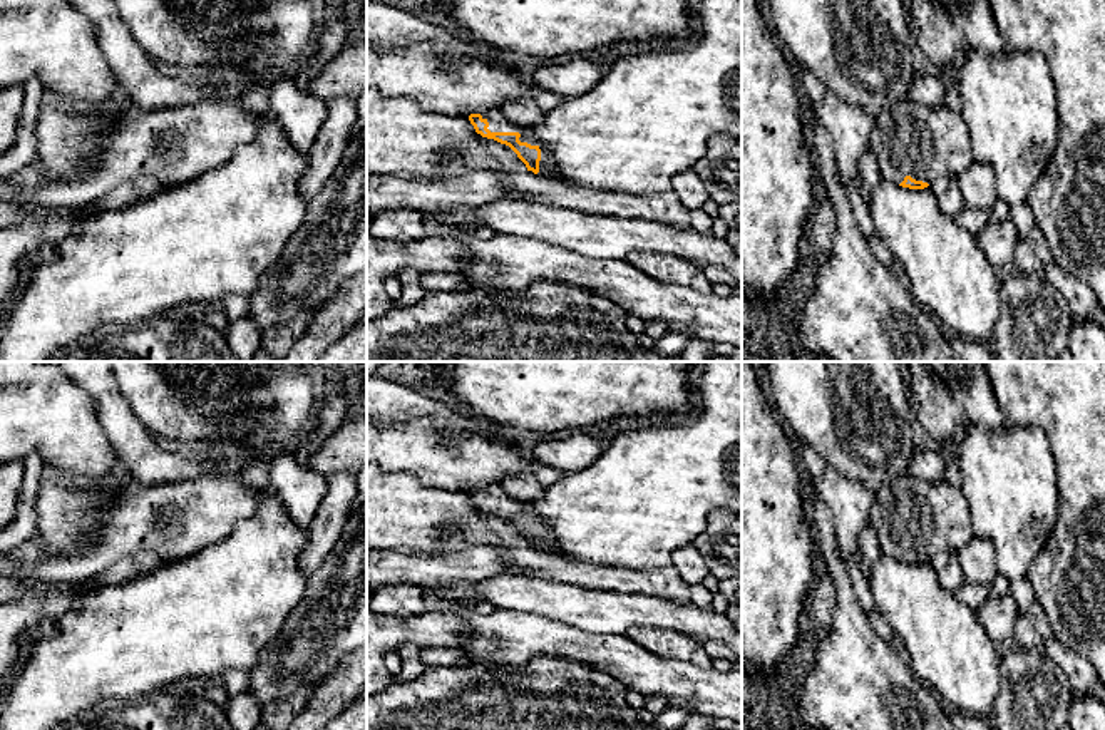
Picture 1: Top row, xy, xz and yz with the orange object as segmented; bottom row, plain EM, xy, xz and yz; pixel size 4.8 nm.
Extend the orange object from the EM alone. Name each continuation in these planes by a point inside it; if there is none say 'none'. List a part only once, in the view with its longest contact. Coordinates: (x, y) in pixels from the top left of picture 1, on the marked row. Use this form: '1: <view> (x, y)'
1: xz (498, 123)

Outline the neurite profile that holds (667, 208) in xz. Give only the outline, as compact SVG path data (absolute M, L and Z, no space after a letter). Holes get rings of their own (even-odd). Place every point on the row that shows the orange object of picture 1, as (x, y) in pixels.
M367 90L367 174L467 174L494 171L514 199L541 203L591 214L614 214L660 221L666 226L690 228L690 209L673 191L630 194L576 186L559 179L541 177L526 167L506 144L475 132L469 116L430 112L407 97L385 97Z

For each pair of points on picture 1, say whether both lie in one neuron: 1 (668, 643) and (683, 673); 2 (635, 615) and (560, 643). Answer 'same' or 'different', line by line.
1: different
2: different

